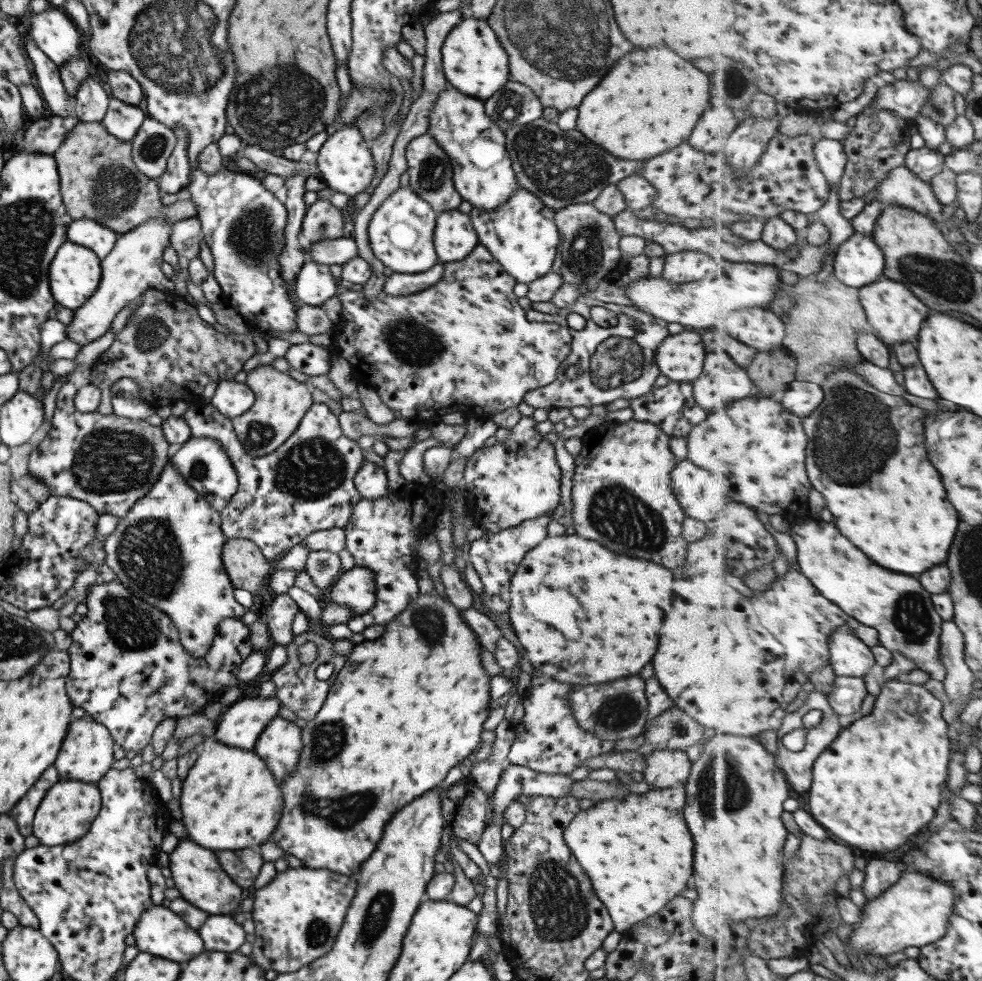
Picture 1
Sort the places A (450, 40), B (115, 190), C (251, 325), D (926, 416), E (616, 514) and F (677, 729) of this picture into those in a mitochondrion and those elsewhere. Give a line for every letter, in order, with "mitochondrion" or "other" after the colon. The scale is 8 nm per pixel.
A: other
B: mitochondrion
C: other
D: other
E: mitochondrion
F: mitochondrion

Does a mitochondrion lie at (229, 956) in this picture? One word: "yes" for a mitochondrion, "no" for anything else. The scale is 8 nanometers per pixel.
no

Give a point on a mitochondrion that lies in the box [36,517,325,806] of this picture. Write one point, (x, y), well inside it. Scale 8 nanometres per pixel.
(129, 624)

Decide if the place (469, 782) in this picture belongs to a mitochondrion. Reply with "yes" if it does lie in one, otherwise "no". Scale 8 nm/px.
no

